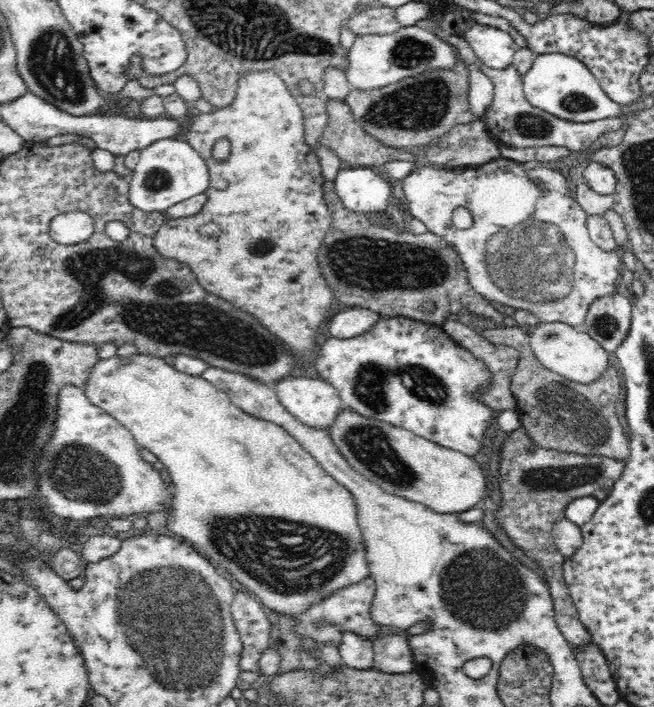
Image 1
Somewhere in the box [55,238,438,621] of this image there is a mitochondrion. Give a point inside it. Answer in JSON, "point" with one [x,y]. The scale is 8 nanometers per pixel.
{"point":[315,557]}

